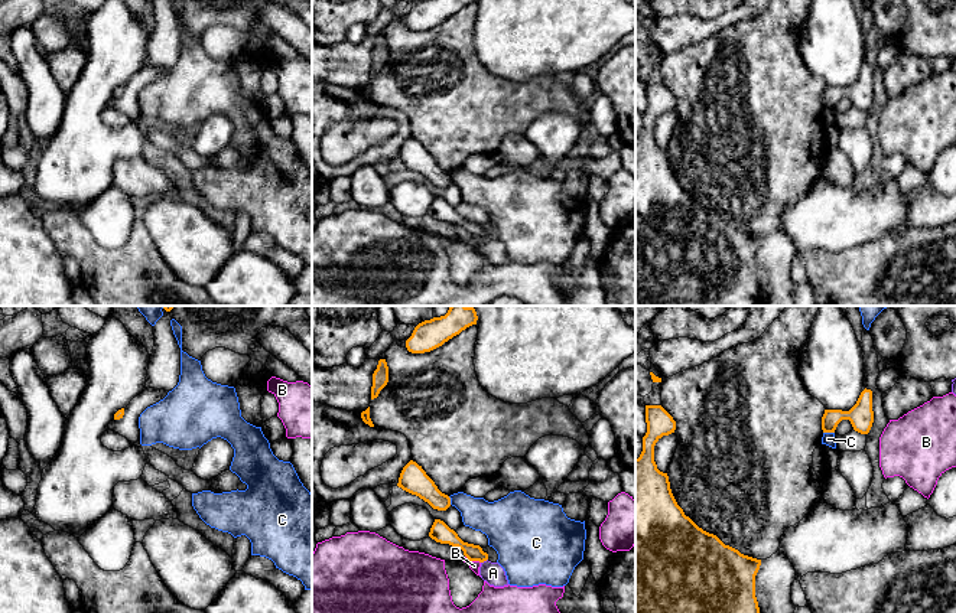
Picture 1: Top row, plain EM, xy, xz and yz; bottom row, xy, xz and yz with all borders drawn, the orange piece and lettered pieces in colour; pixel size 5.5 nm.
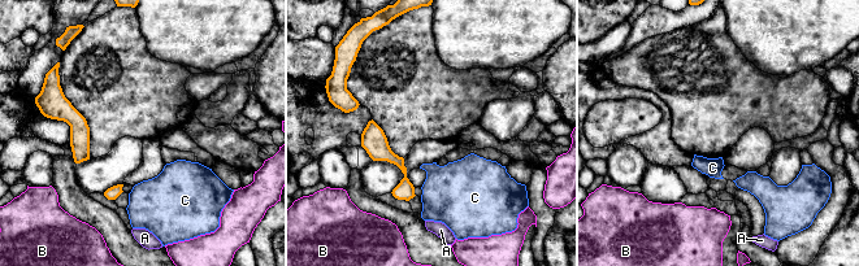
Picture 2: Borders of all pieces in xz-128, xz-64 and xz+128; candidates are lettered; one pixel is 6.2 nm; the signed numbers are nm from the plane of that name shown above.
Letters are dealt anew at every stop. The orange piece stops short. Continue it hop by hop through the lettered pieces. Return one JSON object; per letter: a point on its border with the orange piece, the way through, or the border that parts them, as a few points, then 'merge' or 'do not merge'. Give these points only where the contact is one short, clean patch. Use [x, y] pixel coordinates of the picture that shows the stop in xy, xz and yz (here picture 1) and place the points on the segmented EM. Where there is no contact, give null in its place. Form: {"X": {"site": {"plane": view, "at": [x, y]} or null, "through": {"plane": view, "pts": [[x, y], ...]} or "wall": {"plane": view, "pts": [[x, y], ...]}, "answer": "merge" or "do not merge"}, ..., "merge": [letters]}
{"A": {"site": {"plane": "xz", "at": [484, 560]}, "wall": {"plane": "xz", "pts": [[487, 558], [481, 563]]}, "answer": "do not merge"}, "B": {"site": {"plane": "xz", "at": [472, 560]}, "answer": "do not merge"}, "C": {"site": {"plane": "yz", "at": [829, 431]}, "answer": "do not merge"}, "merge": []}

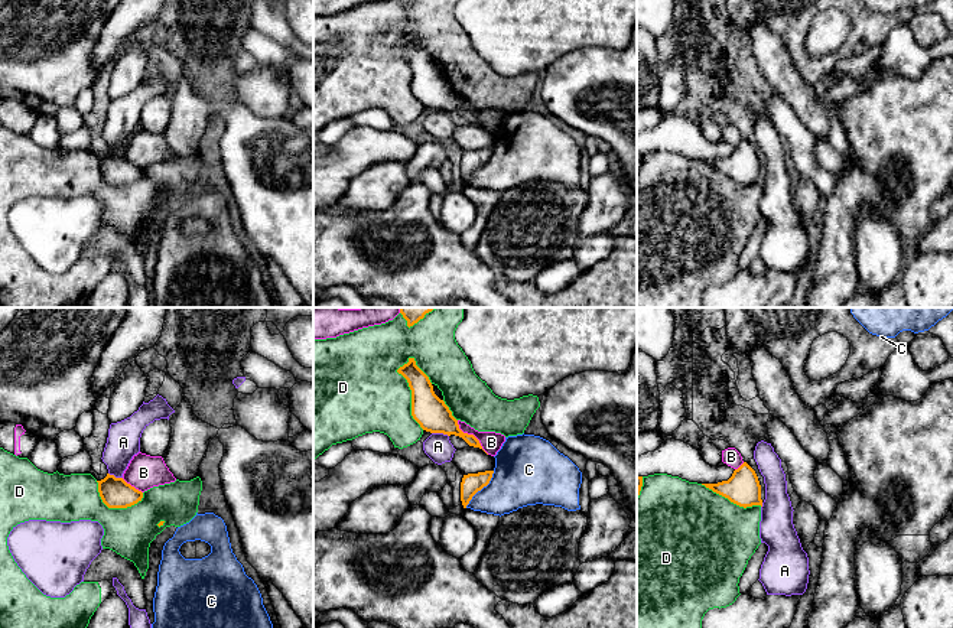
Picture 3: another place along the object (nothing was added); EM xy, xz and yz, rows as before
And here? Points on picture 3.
{"A": {"site": {"plane": "xz", "at": [441, 432]}, "wall": {"plane": "xz", "pts": [[432, 432], [441, 432], [448, 436]]}, "answer": "do not merge"}, "B": {"site": {"plane": "xz", "at": [472, 435]}, "answer": "do not merge"}, "C": {"site": {"plane": "xz", "at": [481, 488]}, "answer": "do not merge"}, "D": {"site": {"plane": "xz", "at": [412, 393]}, "answer": "do not merge"}, "merge": []}

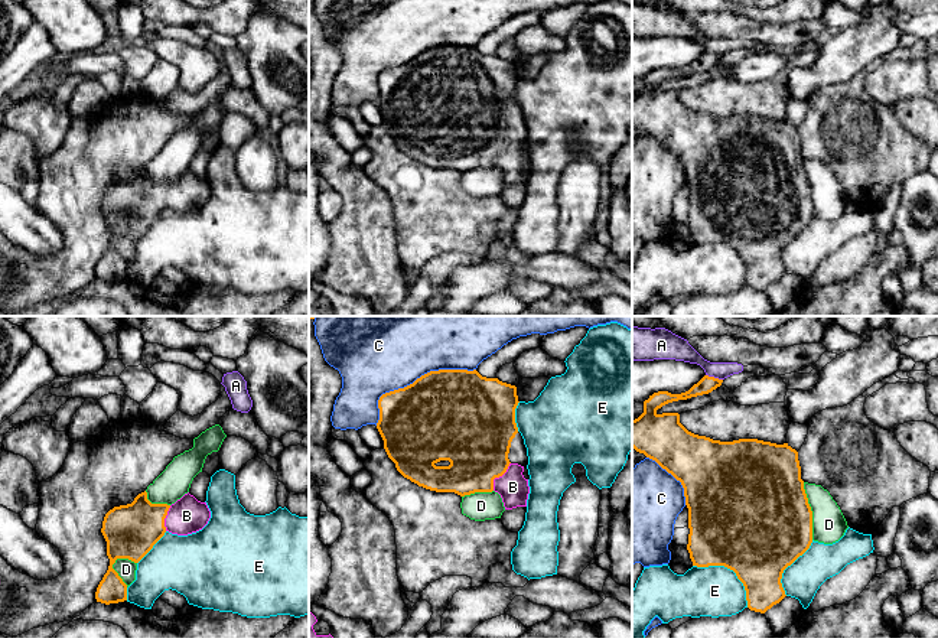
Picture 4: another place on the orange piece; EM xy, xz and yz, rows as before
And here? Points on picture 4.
{"A": {"site": {"plane": "yz", "at": [715, 378]}, "answer": "do not merge"}, "B": {"site": {"plane": "xz", "at": [498, 477]}, "through": {"plane": "xz", "pts": [[475, 439], [479, 458], [498, 477], [513, 487]]}, "answer": "merge"}, "C": {"site": {"plane": "xz", "at": [414, 381]}, "answer": "do not merge"}, "D": {"site": {"plane": "yz", "at": [811, 511]}, "answer": "do not merge"}, "E": {"site": {"plane": "yz", "at": [730, 569]}, "answer": "do not merge"}, "merge": ["B"]}

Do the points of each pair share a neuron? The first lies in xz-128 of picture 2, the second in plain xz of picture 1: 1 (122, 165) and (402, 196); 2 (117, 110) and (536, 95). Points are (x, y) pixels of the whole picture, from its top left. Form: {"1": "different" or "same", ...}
{"1": "same", "2": "same"}

